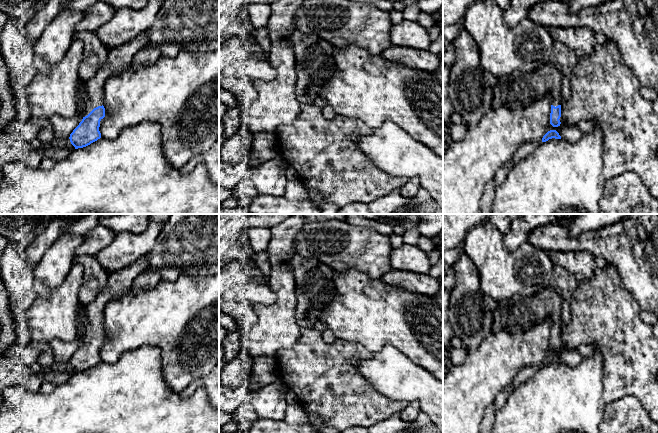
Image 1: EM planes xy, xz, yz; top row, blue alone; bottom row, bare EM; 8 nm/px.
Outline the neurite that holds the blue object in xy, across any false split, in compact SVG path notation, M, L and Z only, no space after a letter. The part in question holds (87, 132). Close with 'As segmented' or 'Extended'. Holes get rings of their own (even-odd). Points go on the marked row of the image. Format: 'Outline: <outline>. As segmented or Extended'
Outline: M146 30L132 40L109 49L106 62L91 79L84 81L83 119L69 137L75 149L86 147L101 138L100 121L105 117L104 84L109 77L126 70L132 64L133 56L143 49L147 43Z. Extended

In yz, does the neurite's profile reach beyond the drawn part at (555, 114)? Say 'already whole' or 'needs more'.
needs more

